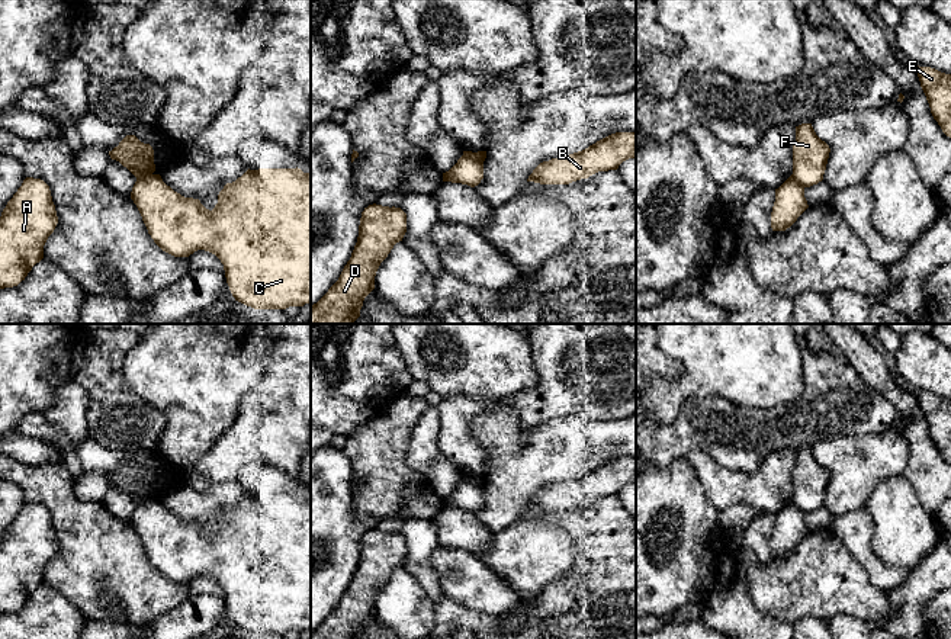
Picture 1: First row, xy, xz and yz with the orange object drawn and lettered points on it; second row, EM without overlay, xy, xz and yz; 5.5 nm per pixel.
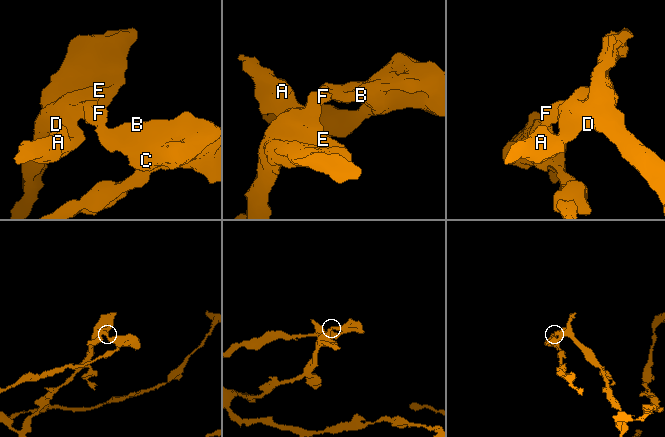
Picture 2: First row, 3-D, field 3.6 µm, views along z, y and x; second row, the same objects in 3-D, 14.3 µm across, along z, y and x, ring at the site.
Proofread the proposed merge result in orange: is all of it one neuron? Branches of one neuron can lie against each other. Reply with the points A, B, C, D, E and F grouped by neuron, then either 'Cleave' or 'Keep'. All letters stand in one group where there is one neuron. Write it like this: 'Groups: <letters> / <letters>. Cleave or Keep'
Groups: A D E F / B C. Cleave

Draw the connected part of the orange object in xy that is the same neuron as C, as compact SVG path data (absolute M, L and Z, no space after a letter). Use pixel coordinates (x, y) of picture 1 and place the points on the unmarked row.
M301 494L247 495L218 520L212 536L199 524L184 523L167 511L160 500L136 504L131 524L136 530L154 568L174 582L197 575L215 579L224 590L226 609L235 626L254 635L286 635L311 627L311 497Z

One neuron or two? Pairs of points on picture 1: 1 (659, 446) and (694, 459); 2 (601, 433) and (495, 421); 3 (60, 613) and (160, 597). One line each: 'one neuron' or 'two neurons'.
1: two neurons
2: one neuron
3: two neurons

